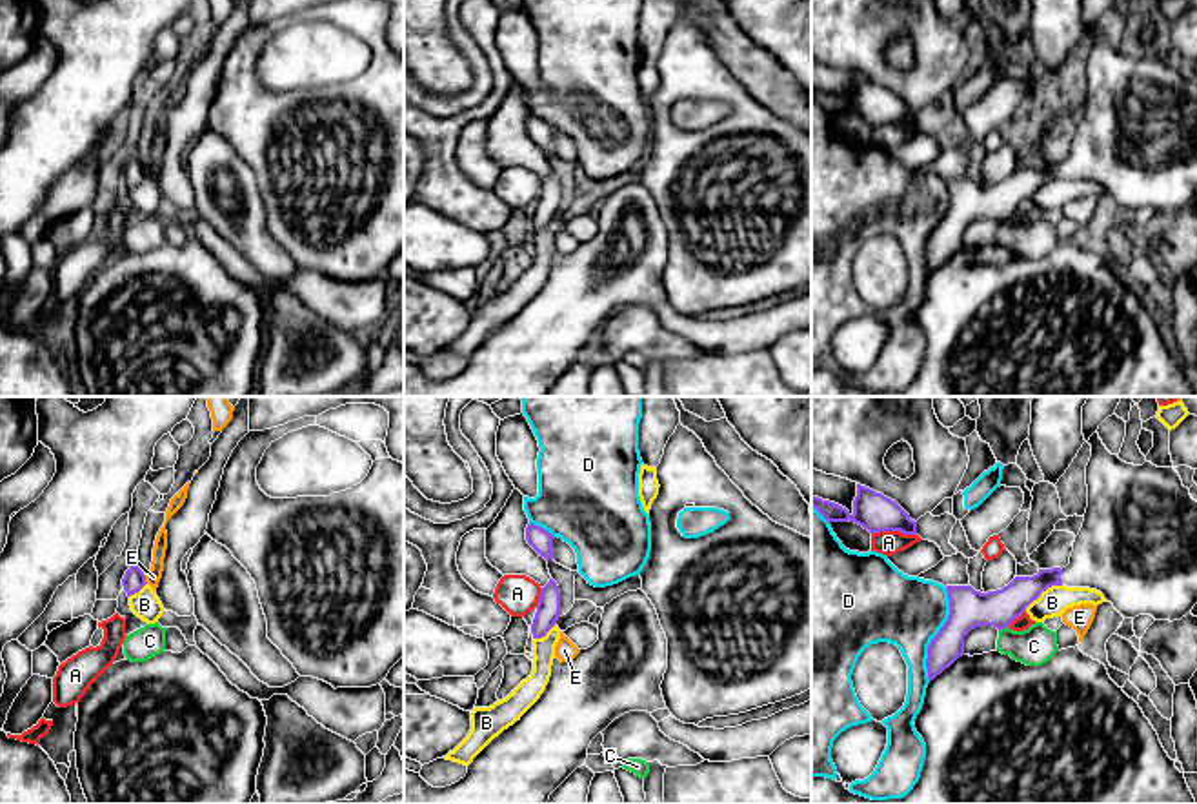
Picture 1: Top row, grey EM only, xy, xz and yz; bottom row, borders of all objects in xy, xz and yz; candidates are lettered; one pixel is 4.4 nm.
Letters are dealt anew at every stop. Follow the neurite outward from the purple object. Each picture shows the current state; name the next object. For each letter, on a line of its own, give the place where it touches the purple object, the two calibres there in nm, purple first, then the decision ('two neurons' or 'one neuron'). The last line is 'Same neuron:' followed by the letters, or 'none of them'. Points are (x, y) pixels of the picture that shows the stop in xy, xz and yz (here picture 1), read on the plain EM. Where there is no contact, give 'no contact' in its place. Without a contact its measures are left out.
A: yz (894, 122) | 170/110 nm | two neurons
B: yz (1043, 182) | 160/130 nm | two neurons
C: yz (1003, 221) | 170/170 nm | two neurons
D: yz (937, 226) | 170/320 nm | two neurons
E: xy (144, 171) | 100/70 nm | two neurons
Same neuron: none of them

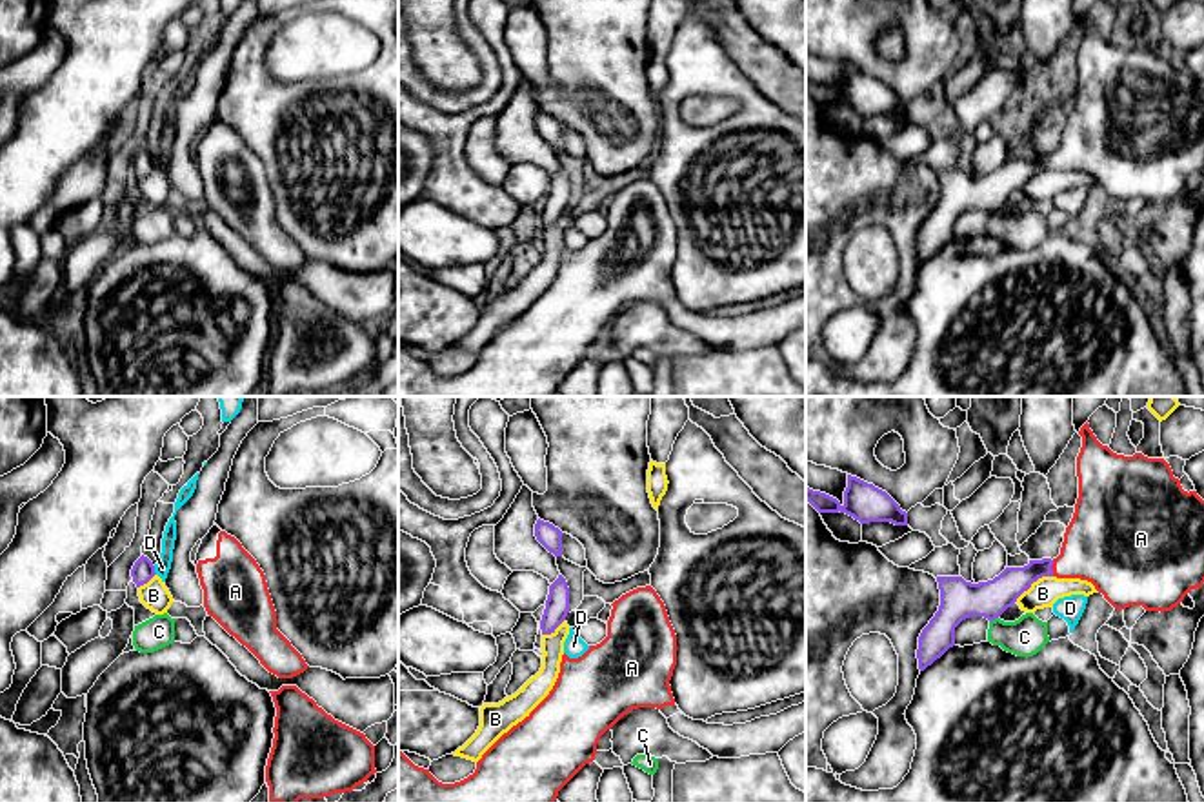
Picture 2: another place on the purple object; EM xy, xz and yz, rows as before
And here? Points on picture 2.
A: yz (1050, 160) | 140/340 nm | one neuron
B: yz (1033, 173) | 160/130 nm | two neurons
C: yz (993, 211) | 170/170 nm | two neurons
D: xy (153, 162) | 100/70 nm | two neurons
Same neuron: A

